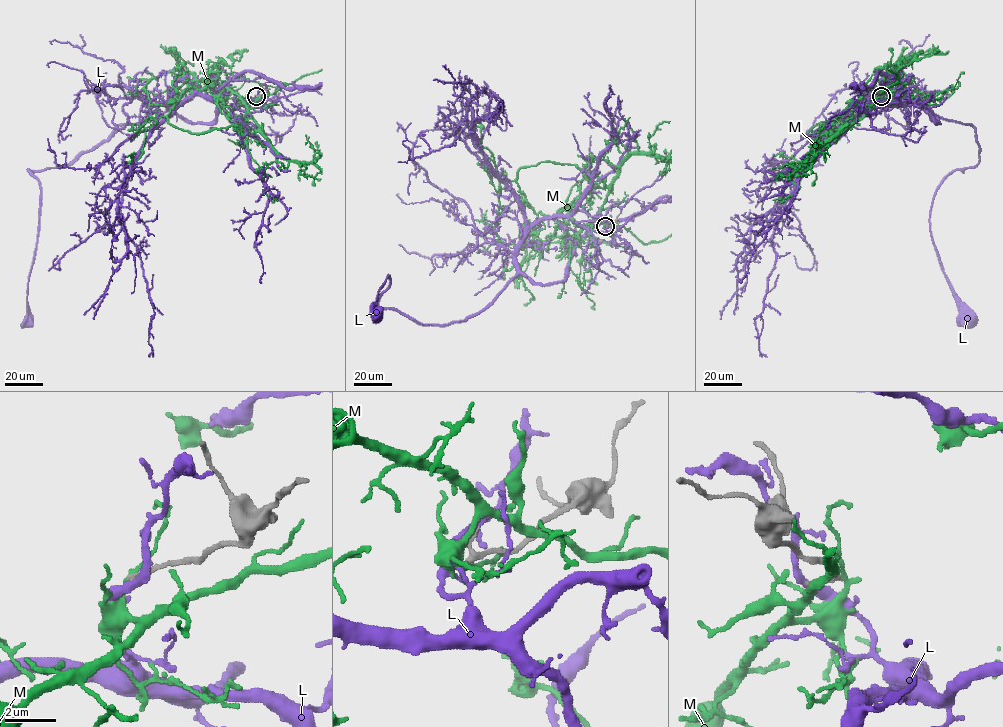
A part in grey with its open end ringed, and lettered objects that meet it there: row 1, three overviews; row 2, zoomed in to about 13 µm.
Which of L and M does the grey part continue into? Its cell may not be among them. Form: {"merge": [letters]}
{"merge": []}

